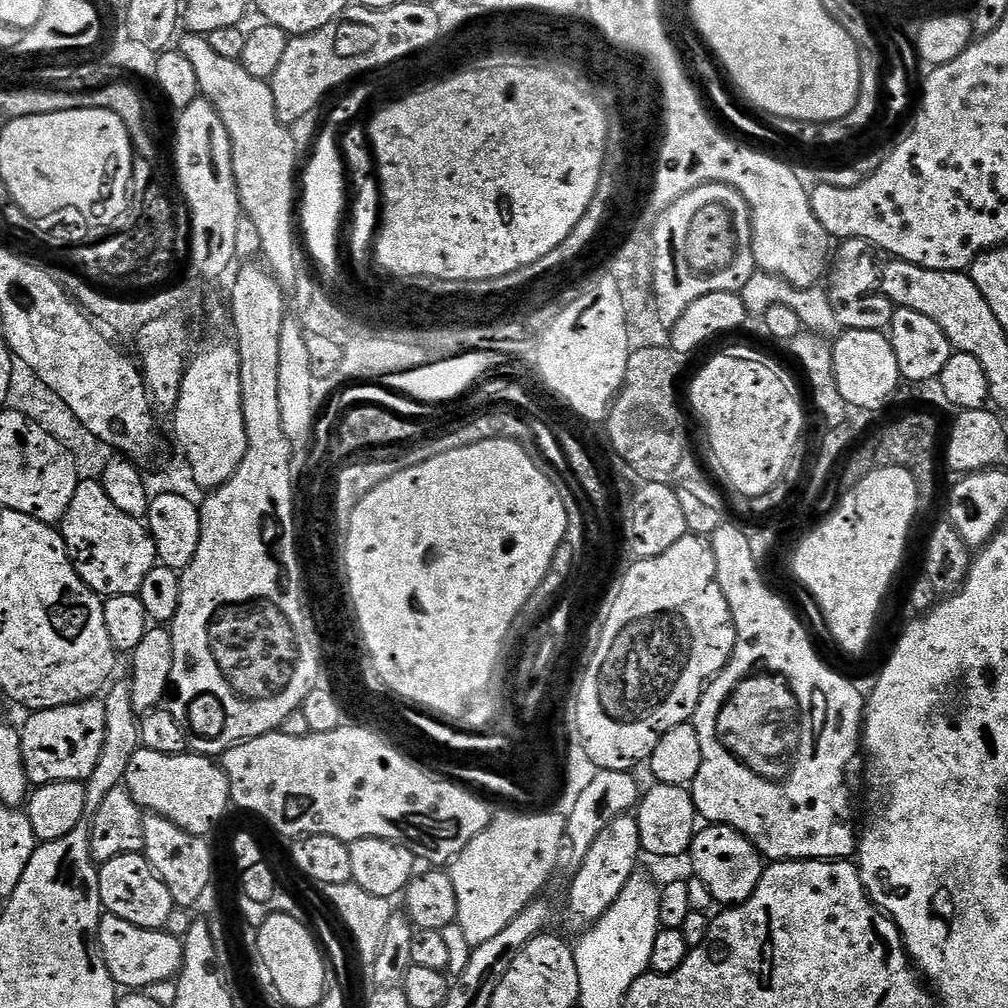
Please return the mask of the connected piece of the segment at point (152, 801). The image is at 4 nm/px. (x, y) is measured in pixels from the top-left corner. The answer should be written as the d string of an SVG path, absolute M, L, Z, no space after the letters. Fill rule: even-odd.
M140 746L130 758L122 784L145 813L166 818L195 836L207 837L208 831L230 809L228 779L223 767L215 759L199 754L171 756Z

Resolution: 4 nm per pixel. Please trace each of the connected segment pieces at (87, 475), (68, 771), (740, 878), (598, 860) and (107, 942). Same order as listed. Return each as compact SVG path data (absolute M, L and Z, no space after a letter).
M16 356L11 360L10 390L7 392L6 406L11 411L26 413L42 430L62 442L74 458L75 470L80 480L99 480L114 458L113 448L90 433L56 392L52 392L27 363Z
M103 699L79 700L76 704L32 712L20 728L22 758L29 785L50 782L87 782L99 764L106 737L106 710Z
M725 824L701 827L692 840L691 856L695 879L706 882L706 890L710 890L713 901L720 906L745 904L754 894L766 867L752 841Z
M629 814L614 818L598 838L594 838L594 846L586 854L586 858L575 869L572 885L568 888L568 912L584 926L591 926L614 906L618 894L622 894L622 886L630 882L630 878L638 871L636 864L642 857L638 822L635 815Z
M104 912L98 926L98 942L106 970L110 970L117 986L124 990L146 990L158 982L175 981L184 961L184 946L179 935L171 936L170 933L158 928L146 930Z

